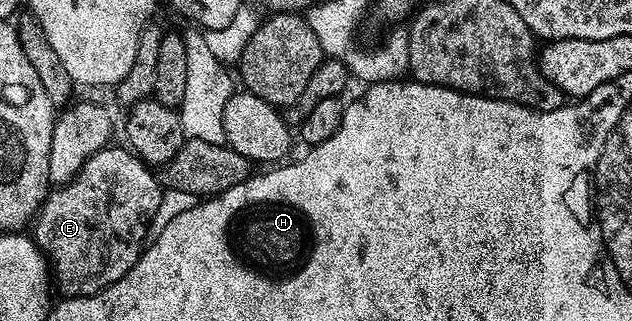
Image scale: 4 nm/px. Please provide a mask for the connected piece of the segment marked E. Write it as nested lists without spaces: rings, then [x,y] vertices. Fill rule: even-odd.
[[[115,145],[89,155],[71,181],[56,185],[55,191],[44,197],[34,219],[33,241],[49,263],[54,285],[56,282],[67,296],[100,294],[105,287],[112,286],[121,280],[121,276],[128,274],[145,249],[143,237],[147,234],[147,225],[163,202],[163,190],[155,179],[156,171],[138,154]]]

